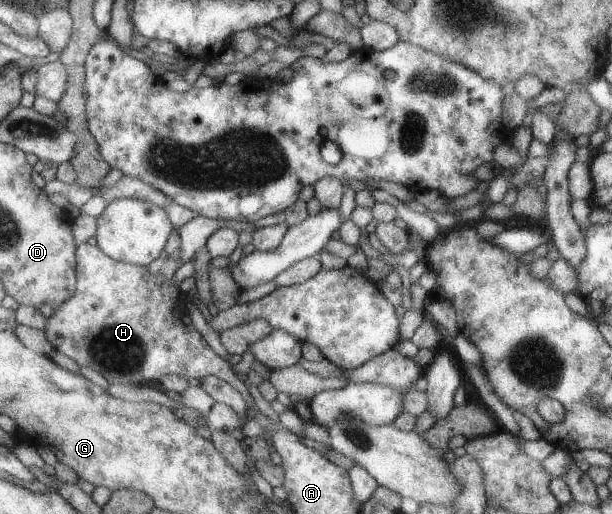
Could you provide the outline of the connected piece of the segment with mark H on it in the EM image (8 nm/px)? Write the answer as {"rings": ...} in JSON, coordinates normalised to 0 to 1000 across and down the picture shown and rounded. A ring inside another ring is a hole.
{"rings":[[[283,442],[263,498],[242,516],[191,510],[175,498],[160,475],[139,473],[124,481],[123,568],[75,623],[75,656],[96,685],[114,693],[132,714],[158,722],[180,747],[229,749],[243,739],[263,741],[270,730],[289,730],[307,741],[314,735],[328,739],[342,730],[356,732],[397,768],[410,813],[436,833],[443,825],[441,815],[418,794],[405,751],[384,728],[381,712],[342,675],[309,617],[304,595],[307,578],[288,551],[288,529],[297,516],[297,471],[289,446]]]}

